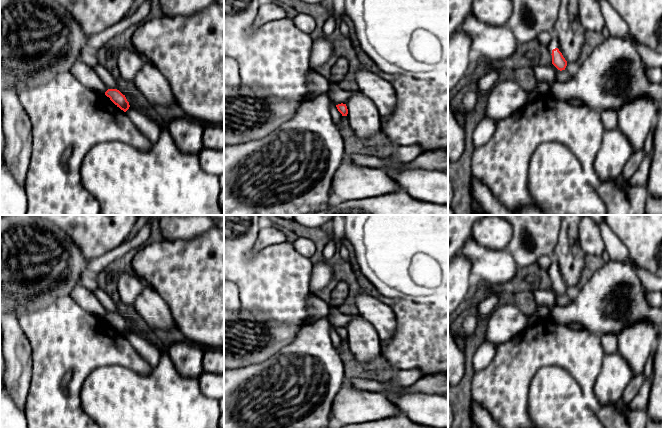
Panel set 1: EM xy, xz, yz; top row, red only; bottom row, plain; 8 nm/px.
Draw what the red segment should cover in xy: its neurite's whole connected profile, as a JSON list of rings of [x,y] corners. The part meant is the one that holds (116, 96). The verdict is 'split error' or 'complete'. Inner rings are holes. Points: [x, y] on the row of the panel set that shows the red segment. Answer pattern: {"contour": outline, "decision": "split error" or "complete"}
{"contour": [[[77,61],[72,66],[70,72],[83,86],[100,94],[105,94],[124,112],[129,109],[130,105],[125,95],[117,89],[108,89],[96,74],[94,68],[88,66],[83,61]]], "decision": "split error"}

